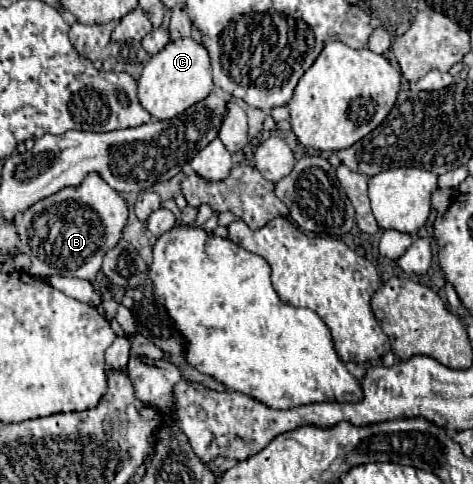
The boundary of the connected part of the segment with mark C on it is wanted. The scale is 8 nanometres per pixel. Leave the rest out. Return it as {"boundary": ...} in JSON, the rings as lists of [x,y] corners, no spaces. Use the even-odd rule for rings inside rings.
{"boundary":[[[178,39],[170,41],[144,65],[138,79],[138,101],[152,115],[152,119],[172,119],[208,97],[212,87],[210,57],[204,45],[198,45],[192,39]]]}

